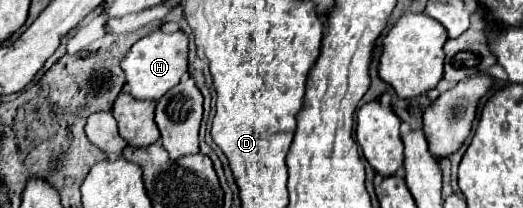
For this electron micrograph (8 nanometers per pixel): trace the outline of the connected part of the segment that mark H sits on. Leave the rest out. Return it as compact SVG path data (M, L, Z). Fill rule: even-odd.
M154 30L150 36L140 38L126 58L122 60L122 70L126 74L126 84L130 86L130 94L140 100L160 100L170 88L174 88L180 78L188 70L188 36L184 32L166 34L162 30Z

